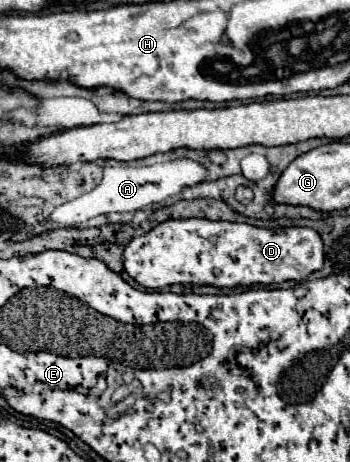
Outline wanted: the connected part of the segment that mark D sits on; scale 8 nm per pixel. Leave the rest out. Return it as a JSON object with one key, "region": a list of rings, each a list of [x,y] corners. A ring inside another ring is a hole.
{"region":[[[189,218],[189,219],[168,219],[164,223],[160,223],[158,227],[154,227],[152,231],[148,231],[146,235],[134,237],[126,249],[124,249],[124,271],[140,285],[150,287],[150,289],[162,289],[174,283],[182,283],[182,285],[214,285],[214,287],[238,287],[238,285],[270,285],[270,283],[282,283],[282,281],[302,281],[306,279],[310,273],[322,269],[324,265],[324,245],[320,235],[310,229],[310,227],[284,227],[284,229],[264,229],[264,227],[254,227],[248,223],[230,223],[230,221],[210,221],[210,219],[203,218]]]}

